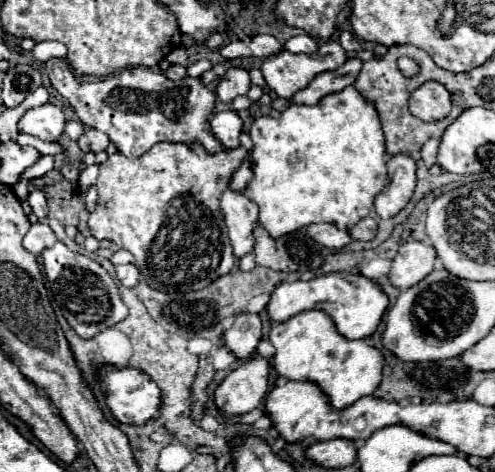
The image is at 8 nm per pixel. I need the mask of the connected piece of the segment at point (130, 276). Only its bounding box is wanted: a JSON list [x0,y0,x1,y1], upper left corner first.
[116,264,140,286]

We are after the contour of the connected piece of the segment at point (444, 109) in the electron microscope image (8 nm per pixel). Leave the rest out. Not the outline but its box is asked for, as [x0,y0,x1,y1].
[410,81,451,122]

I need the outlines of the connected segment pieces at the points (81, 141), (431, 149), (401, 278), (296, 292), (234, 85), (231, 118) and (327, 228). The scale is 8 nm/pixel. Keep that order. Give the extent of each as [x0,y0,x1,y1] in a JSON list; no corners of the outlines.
[[78,128,110,152],[422,138,440,168],[388,240,436,290],[268,272,390,340],[216,68,250,104],[210,110,242,148],[306,224,352,250]]

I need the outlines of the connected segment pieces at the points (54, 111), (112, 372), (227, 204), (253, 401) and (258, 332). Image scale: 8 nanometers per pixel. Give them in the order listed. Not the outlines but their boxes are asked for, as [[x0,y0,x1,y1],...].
[[21,104,64,142],[100,366,162,426],[220,186,258,258],[216,358,268,416],[224,314,262,358]]

